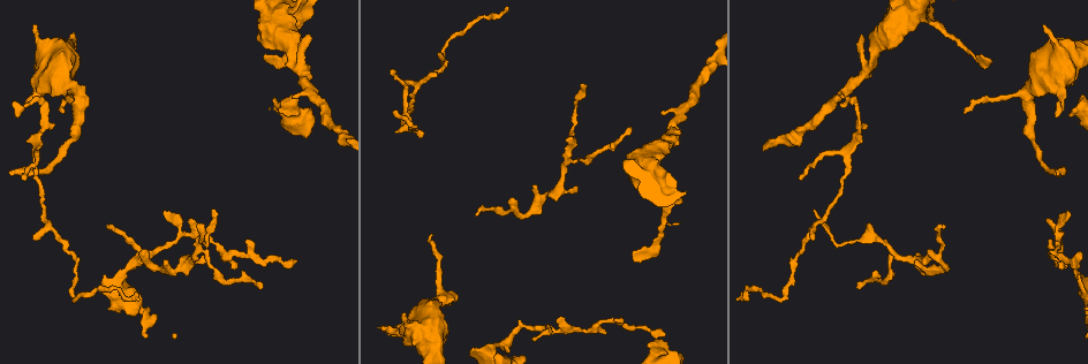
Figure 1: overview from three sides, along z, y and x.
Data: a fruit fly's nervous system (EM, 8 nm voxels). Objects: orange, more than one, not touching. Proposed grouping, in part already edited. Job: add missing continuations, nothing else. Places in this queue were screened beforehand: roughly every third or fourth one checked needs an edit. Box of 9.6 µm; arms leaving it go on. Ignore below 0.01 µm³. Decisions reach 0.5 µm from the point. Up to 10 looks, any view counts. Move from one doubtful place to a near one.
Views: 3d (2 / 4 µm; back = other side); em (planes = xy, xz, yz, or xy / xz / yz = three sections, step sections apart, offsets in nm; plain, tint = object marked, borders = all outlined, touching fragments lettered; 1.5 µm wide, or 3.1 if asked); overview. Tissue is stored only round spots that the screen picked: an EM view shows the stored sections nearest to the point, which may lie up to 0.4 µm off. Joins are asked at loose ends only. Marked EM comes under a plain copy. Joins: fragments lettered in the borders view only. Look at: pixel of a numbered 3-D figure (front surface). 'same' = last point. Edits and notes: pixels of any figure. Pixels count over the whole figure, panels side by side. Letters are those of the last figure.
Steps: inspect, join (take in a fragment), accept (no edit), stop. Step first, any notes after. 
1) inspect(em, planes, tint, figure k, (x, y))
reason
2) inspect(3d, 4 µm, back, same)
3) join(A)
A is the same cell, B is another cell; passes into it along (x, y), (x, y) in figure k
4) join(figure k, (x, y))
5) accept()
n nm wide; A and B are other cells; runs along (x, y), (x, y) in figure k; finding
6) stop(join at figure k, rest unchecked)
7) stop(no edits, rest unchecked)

inspect(em, planes, tint, figure 1, (615, 319))
an open end

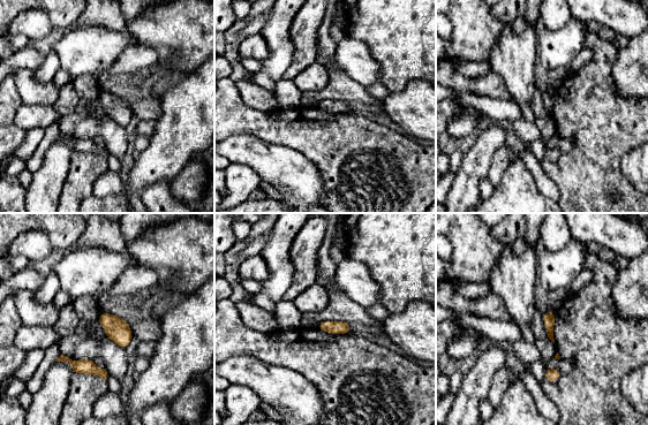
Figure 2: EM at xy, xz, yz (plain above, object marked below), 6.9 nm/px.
inspect(em, planes, borders, same)
what lies round it

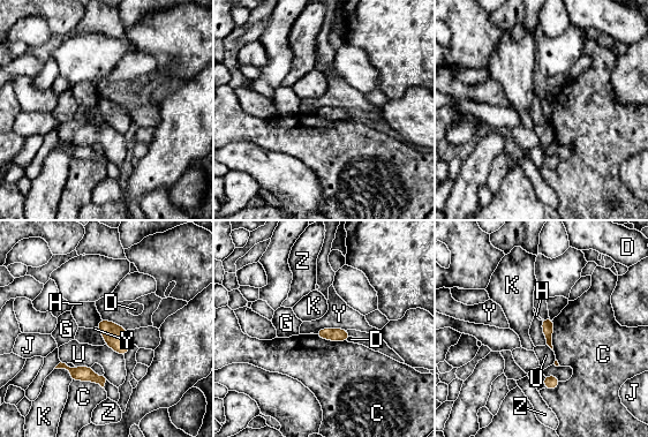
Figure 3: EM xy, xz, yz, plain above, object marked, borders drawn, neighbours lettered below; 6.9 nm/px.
accept()
90 nm wide; C, D, G, H, J, K, U, Y and Z are other cells; border along (346, 329), (322, 328), (315, 333) in figure 3; no lettered fragment goes on from it

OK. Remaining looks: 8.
inspect(3d, 2 µm, figure 1, (163, 211))
tapers out

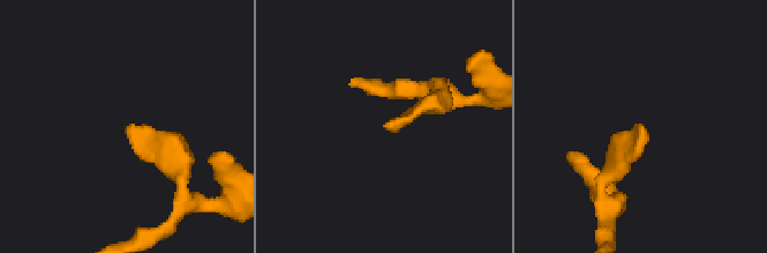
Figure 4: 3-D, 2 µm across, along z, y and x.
inspect(em, xz, step 8, borders, figure 4, (643, 128))
shape alone is not enough

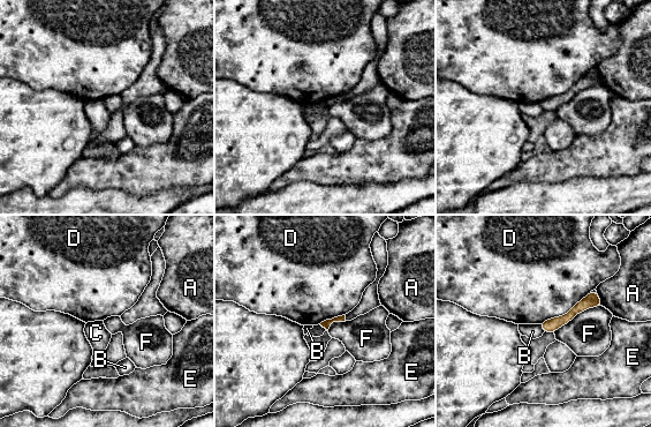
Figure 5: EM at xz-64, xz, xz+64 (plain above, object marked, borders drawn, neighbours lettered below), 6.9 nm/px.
inspect(em, xy, step 4, borders, same)
another direction

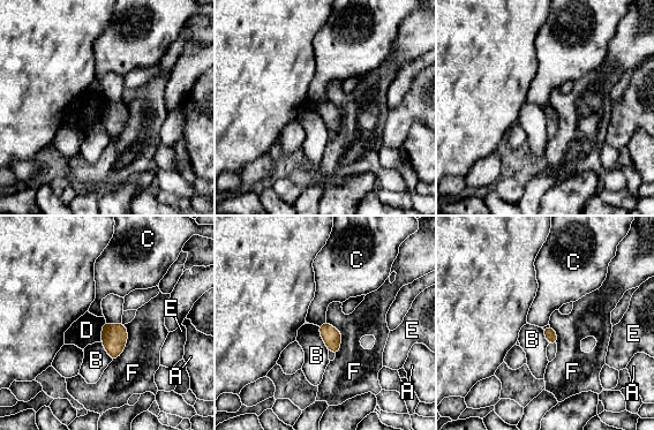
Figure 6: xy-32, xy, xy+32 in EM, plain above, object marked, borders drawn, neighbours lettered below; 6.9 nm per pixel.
accept()
A, B, C, D, E and F are other cells; border along (325, 321), (318, 326) in figure 6; no lettered fragment goes on from it

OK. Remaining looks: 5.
inspect(em, planes, borders, figure 1, (395, 73))
branch stops here

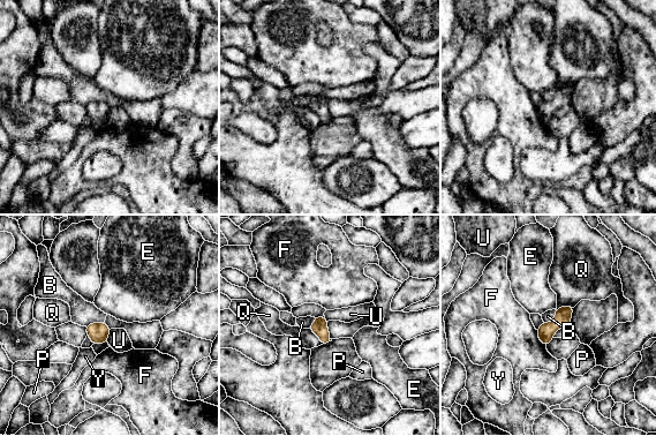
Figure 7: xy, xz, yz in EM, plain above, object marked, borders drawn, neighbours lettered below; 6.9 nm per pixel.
accept()
B, E, F, P, Q, U and Y are other cells; runs along (570, 308), (545, 335), (544, 341) in figure 7; no lettered fragment goes on from it

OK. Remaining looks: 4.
inspect(em, planes, borders, figure 1, (264, 59))
an open end

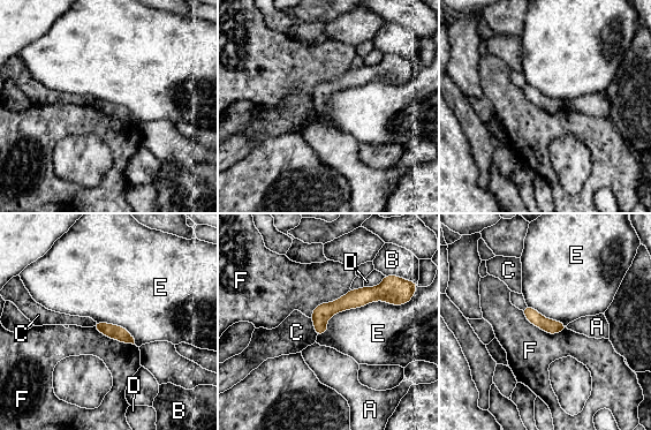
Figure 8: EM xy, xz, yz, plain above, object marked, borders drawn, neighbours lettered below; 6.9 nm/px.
accept()
E touches over 550 nm; A, B, C, D, E and F are other cells; border along (521, 310), (547, 333), (566, 329) in figure 8; no lettered fragment goes on from it

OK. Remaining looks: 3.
stop(no edits, rest unchecked)

